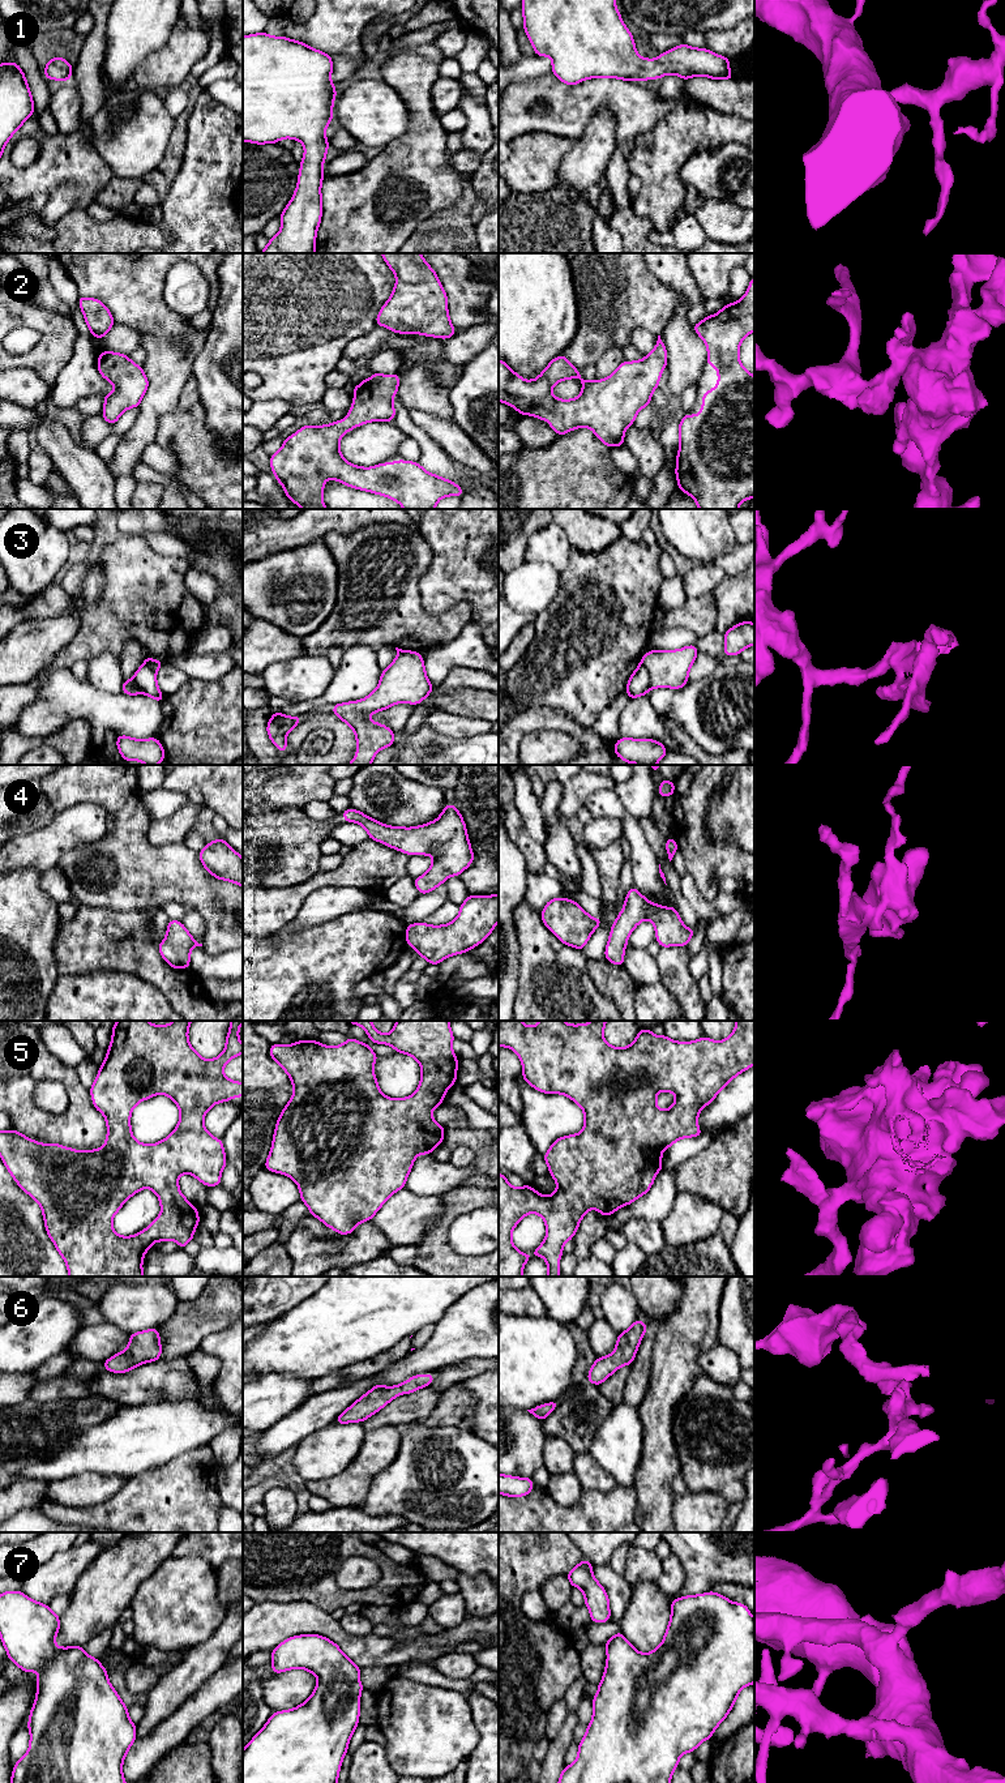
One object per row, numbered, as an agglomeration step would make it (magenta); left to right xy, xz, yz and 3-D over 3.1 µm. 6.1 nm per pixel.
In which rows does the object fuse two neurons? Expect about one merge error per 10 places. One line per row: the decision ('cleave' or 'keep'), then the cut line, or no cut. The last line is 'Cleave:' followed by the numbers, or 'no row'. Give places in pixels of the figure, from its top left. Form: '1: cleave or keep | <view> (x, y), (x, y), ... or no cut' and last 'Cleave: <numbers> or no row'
1: keep | no cut
2: keep | no cut
3: cleave | yz (640, 663), (648, 672), (649, 689)
4: keep | no cut
5: keep | no cut
6: keep | no cut
7: keep | no cut
Cleave: 3

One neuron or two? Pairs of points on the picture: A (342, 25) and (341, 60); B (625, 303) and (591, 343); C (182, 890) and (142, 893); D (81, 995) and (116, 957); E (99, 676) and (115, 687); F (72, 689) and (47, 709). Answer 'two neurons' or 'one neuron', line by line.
A: two neurons
B: one neuron
C: one neuron
D: two neurons
E: one neuron
F: one neuron

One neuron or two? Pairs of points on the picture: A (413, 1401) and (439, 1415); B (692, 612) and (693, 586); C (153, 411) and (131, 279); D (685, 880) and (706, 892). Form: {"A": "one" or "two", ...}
{"A": "two", "B": "two", "C": "one", "D": "two"}

